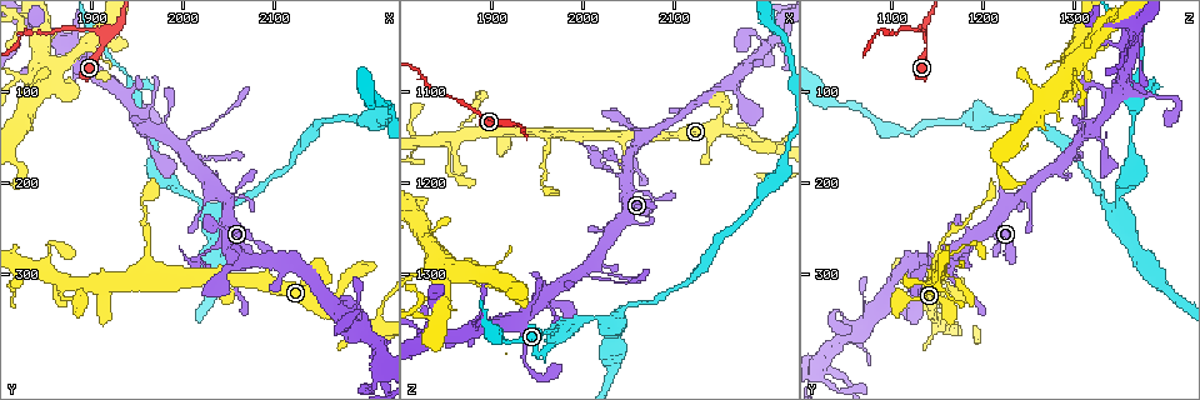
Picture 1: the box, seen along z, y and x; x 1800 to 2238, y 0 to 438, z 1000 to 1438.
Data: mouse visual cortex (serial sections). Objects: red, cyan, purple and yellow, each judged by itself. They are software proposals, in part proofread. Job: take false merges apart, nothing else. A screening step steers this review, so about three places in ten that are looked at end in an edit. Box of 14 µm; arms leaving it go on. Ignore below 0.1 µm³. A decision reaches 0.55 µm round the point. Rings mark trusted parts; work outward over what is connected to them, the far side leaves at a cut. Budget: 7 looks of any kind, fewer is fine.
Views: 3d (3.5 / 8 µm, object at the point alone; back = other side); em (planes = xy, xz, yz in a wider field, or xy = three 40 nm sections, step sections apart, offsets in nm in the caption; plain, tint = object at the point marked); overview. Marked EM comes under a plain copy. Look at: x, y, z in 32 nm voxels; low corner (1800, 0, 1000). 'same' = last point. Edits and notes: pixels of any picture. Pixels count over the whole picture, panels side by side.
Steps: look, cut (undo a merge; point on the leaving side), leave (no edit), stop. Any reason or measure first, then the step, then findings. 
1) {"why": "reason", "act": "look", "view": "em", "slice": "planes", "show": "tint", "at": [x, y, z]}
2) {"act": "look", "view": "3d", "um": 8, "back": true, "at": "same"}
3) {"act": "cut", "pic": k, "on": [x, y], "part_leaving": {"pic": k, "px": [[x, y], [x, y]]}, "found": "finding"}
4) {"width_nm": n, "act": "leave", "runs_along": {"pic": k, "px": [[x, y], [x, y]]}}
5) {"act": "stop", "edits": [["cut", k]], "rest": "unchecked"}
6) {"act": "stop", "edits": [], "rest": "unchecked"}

{"why": "three-way junction", "act": "look", "view": "3d", "um": 8, "at": [2205, 355, 1160]}

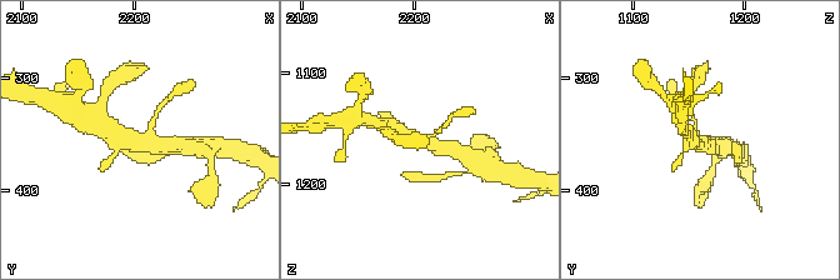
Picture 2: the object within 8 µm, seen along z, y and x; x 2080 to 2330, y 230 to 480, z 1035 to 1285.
{"why": "closer look", "act": "look", "view": "3d", "um": 3.5, "at": [2208, 356, 1160]}

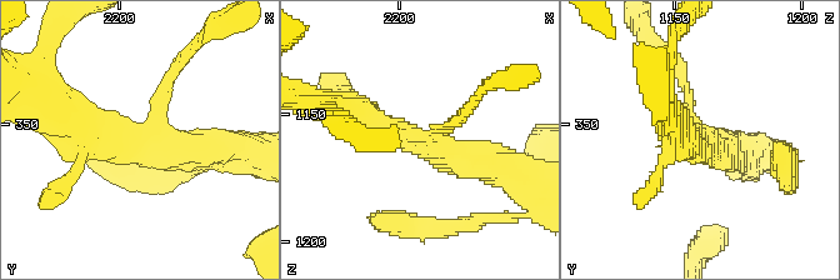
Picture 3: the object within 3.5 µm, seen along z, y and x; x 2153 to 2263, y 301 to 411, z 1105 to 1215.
{"arms": 3, "arm_widths_nm": [150, 400, 400], "act": "look", "view": "em", "slice": "planes", "show": "tint", "at": [2206, 357, 1159]}

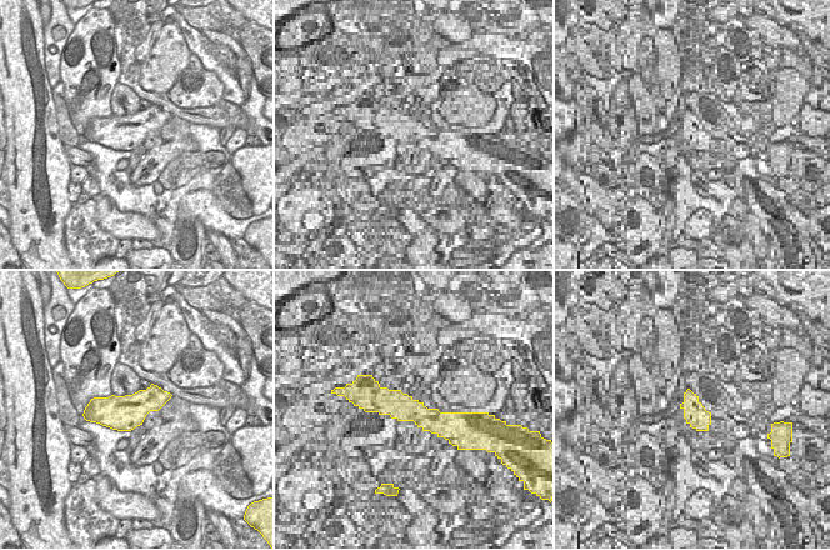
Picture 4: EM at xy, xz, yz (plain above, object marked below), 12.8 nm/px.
{"act": "leave", "runs_along": {"pic": 3, "px": [[345, 106], [429, 150], [490, 166]]}, "found": "one cell here"}

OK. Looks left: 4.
{"why": "thin neck", "act": "look", "view": "3d", "um": 3.5, "at": [1960, 270, 1155]}

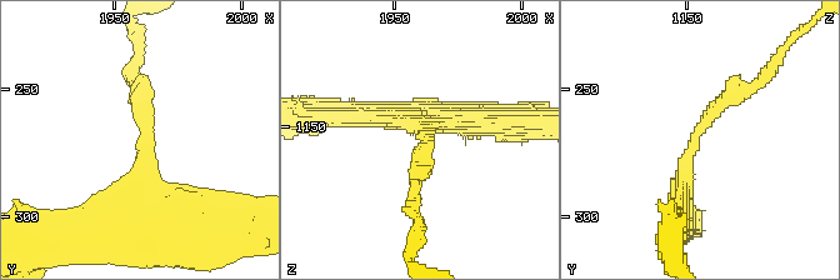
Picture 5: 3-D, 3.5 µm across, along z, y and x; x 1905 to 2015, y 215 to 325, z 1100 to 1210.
{"act": "look", "view": "em", "slice": "xy", "step": 2, "show": "tint", "at": [1962, 268, 1153]}

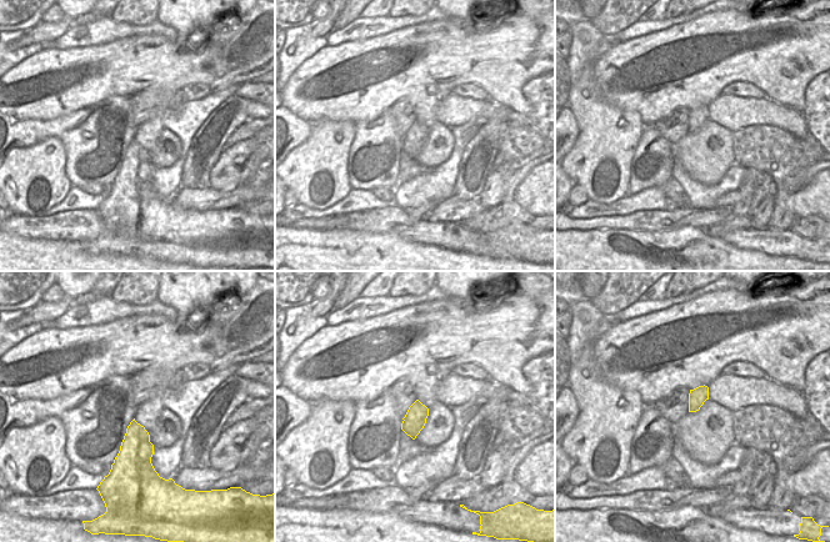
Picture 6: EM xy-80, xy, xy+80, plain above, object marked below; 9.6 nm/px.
{"act": "look", "view": "em", "slice": "planes", "show": "tint", "at": "same"}

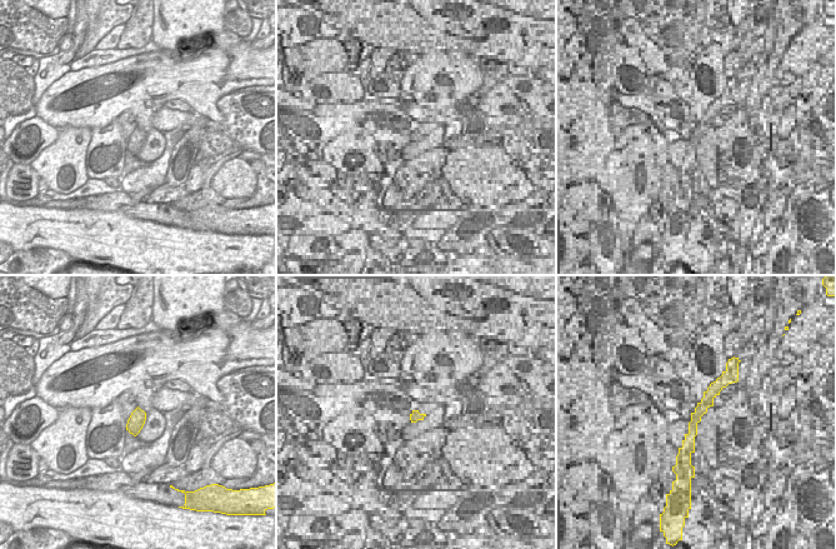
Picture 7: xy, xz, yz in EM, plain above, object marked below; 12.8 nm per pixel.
{"width_nm": 220, "act": "leave", "runs_along": {"pic": 5, "px": [[679, 210], [695, 134], [755, 84]]}, "found": "all the same cell"}

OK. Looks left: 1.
{"act": "stop", "edits": [], "rest": "unchecked"}

